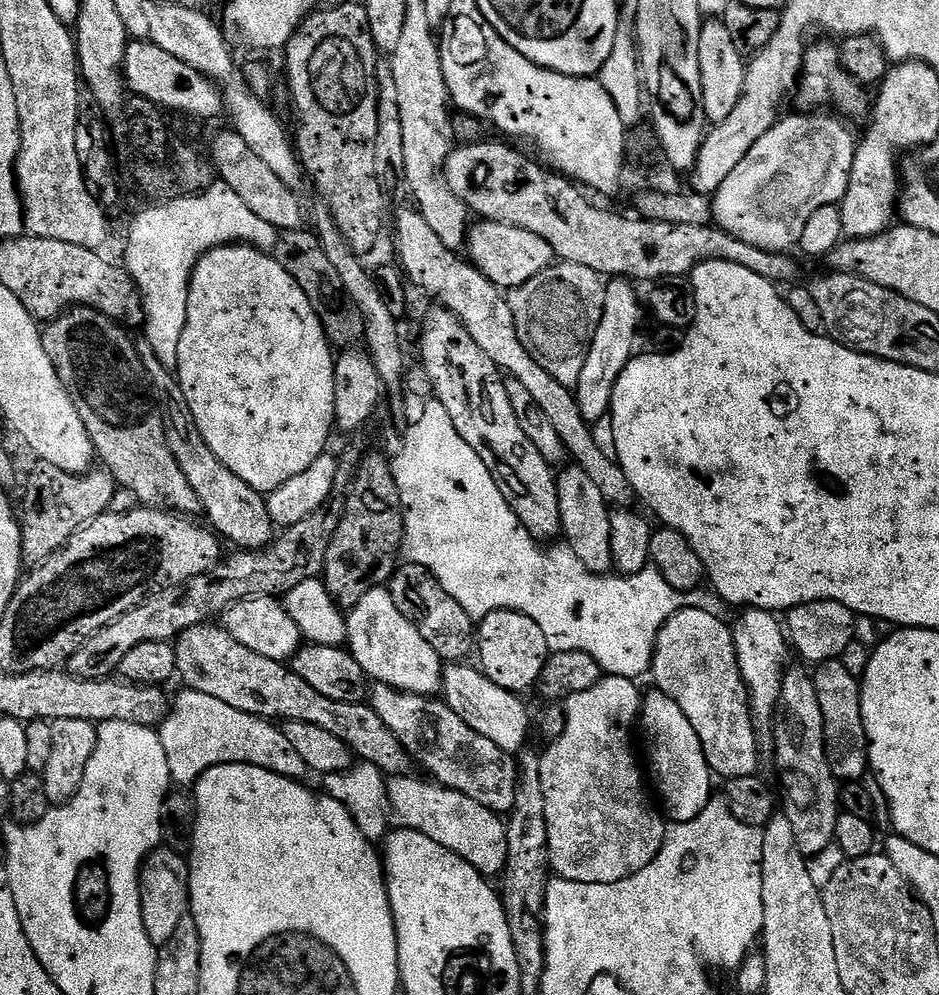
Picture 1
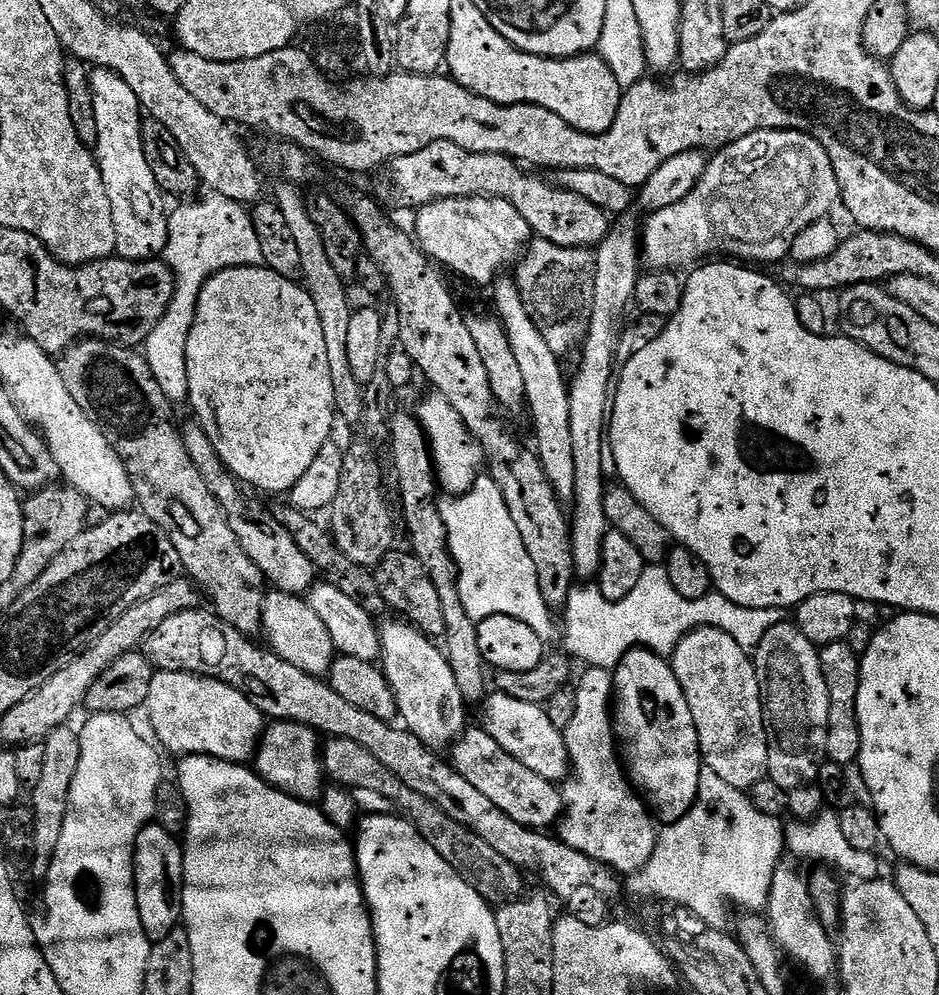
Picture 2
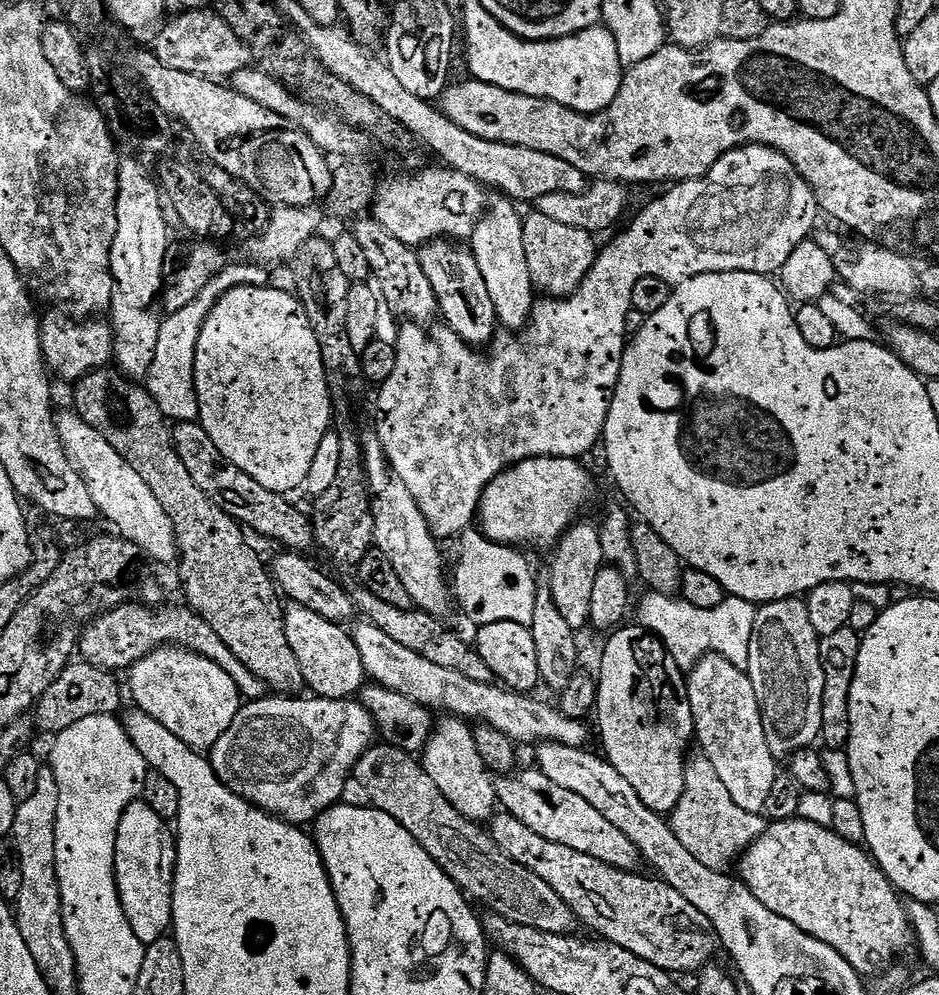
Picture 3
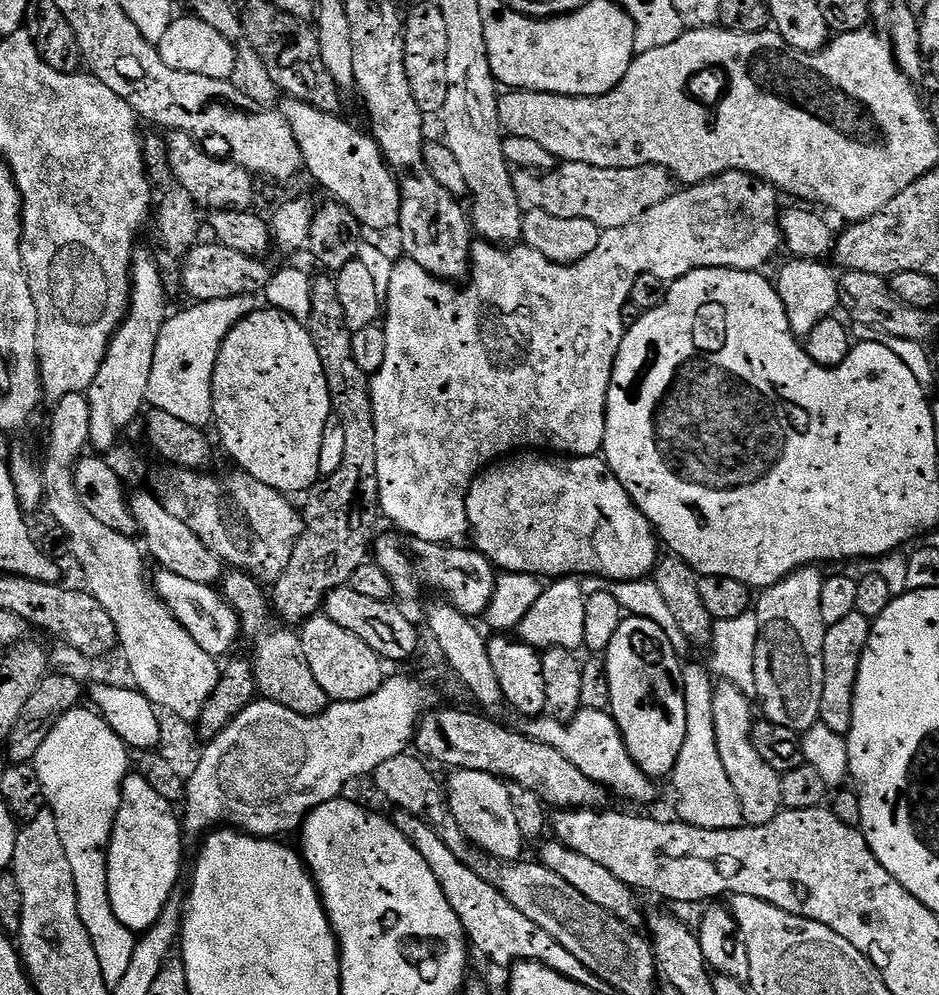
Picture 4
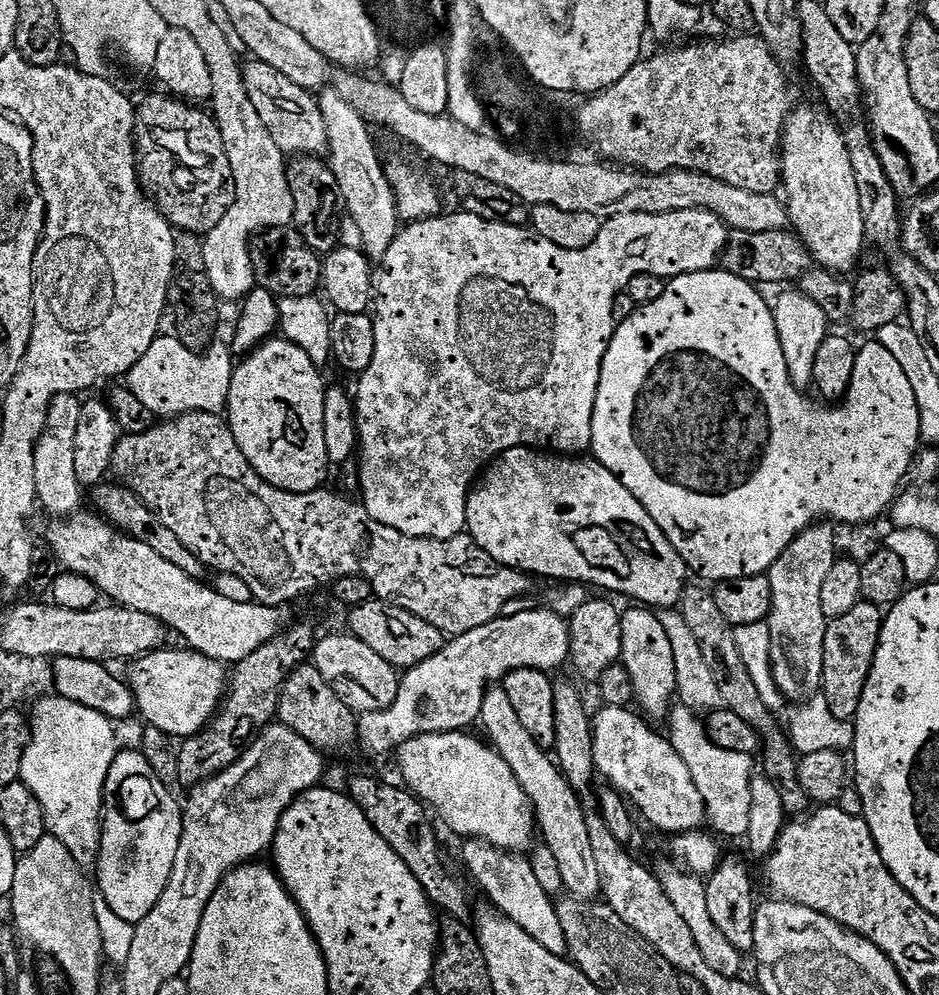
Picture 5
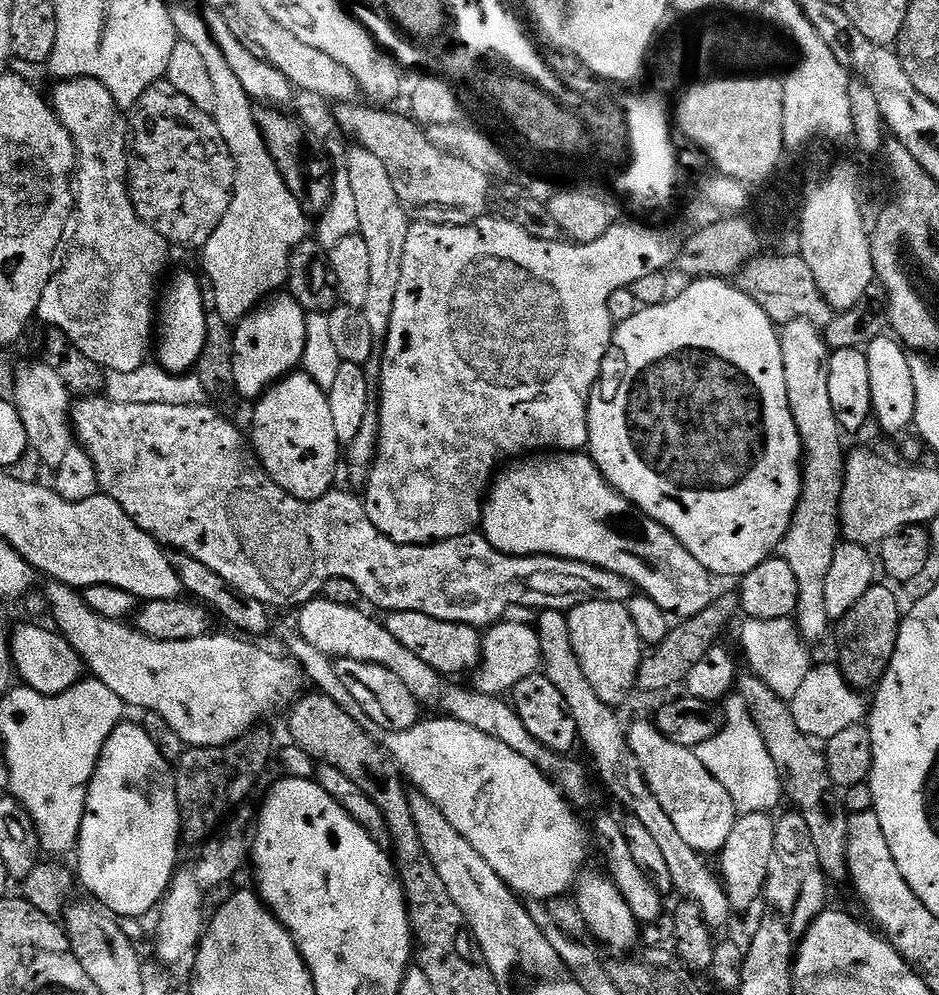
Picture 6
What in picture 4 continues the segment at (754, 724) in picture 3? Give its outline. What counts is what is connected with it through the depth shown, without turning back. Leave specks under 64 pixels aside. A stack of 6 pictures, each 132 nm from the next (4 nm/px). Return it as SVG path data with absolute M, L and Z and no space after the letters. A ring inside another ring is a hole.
M727 682L719 683L713 689L712 724L715 727L718 752L738 798L744 824L756 827L772 821L783 809L783 804L781 775L762 758L753 744L752 727L756 721L756 714L753 714L751 704L753 703L748 696Z

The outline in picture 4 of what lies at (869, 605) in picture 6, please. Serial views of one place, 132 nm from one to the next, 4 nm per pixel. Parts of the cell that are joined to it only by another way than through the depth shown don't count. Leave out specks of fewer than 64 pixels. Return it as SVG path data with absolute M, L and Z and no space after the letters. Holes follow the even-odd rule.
M851 612L842 618L842 622L827 625L824 634L824 685L822 686L822 706L820 723L825 724L840 736L847 737L854 722L854 690L858 682L858 670L862 654L868 645L872 633L872 621L861 612Z

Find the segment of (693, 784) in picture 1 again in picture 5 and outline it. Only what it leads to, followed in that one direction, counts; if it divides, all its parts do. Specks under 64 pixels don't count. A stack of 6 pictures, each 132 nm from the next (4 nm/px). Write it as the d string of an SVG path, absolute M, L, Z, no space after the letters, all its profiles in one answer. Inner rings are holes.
M632 606L620 617L622 626L622 650L620 651L624 668L632 679L632 694L635 703L640 703L639 711L645 717L669 715L676 696L674 651L666 636L662 623L655 611L644 606Z

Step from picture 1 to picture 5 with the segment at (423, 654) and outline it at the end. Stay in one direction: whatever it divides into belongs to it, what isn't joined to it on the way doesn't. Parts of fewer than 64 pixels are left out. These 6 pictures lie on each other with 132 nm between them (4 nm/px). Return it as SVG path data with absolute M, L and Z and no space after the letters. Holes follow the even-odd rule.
M465 839L464 864L470 875L476 879L476 884L485 892L492 907L497 908L503 916L518 922L538 946L550 950L550 954L567 957L568 943L566 933L562 930L562 922L558 922L557 901L542 890L538 878L534 875L531 859L527 855L515 852L505 852L502 848L495 848L484 840Z

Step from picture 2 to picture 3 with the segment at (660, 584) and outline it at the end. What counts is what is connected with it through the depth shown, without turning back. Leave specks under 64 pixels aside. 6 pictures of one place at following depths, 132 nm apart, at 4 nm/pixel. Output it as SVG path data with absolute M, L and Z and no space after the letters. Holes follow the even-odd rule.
M652 592L641 604L639 601L638 612L639 608L639 627L655 632L663 640L681 668L692 669L708 653L729 659L738 668L748 668L752 642L756 634L757 605L746 602L737 596L728 596L722 602L722 606L702 610L683 598L663 596Z

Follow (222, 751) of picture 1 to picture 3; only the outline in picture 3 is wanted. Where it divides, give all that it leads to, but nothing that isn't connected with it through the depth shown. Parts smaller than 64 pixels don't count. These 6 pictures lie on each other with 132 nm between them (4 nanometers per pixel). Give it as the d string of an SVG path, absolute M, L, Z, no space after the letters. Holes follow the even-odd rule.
M165 646L154 650L146 658L142 658L130 670L132 676L128 684L132 687L132 696L136 699L135 707L146 713L150 718L162 722L170 734L174 734L182 742L186 742L191 748L197 750L210 750L230 730L234 718L240 713L242 707L242 697L234 678L222 670L210 658L204 658L197 652L191 652L189 648L177 648L175 646Z

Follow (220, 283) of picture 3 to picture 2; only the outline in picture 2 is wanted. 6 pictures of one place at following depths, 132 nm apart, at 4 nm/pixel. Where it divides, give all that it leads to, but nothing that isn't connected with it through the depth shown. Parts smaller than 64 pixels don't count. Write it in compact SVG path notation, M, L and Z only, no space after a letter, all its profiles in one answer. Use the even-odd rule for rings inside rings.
M215 194L207 198L209 200L197 199L195 202L183 203L186 205L172 210L169 215L167 246L164 247L162 258L175 274L175 294L162 322L154 326L142 345L142 355L150 366L150 374L154 374L154 382L158 382L162 394L166 394L168 401L176 406L180 403L183 405L188 398L186 338L190 338L197 298L206 281L224 269L259 267L264 264L264 255L258 243L251 213L245 205L236 204Z

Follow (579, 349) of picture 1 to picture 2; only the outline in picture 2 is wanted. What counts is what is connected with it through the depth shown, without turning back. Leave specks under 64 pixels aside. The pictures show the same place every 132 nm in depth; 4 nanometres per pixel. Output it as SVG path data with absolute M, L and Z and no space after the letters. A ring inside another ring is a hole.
M539 238L529 243L528 251L515 269L514 279L520 286L528 311L542 332L542 338L546 338L546 346L550 346L550 350L554 350L558 357L567 357L567 352L575 353L588 337L588 327L592 321L589 309L594 298L595 269L596 258L589 249L563 248Z

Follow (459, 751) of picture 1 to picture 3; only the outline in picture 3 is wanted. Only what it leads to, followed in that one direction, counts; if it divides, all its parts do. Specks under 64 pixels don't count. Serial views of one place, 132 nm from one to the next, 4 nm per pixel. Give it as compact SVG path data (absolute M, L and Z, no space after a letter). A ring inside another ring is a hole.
M539 770L532 772L517 771L515 774L504 774L496 780L496 796L503 811L509 812L518 822L526 822L534 834L542 834L549 842L558 842L558 846L570 846L578 854L590 854L598 862L606 862L623 872L635 872L642 864L640 847L622 834L618 826L607 818L602 818L586 798L550 782L546 774Z

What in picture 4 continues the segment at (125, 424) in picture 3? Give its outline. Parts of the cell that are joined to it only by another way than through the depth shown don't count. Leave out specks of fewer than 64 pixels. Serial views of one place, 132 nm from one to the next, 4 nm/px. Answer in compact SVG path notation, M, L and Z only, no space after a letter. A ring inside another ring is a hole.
M232 570L222 580L222 595L236 611L243 635L249 636L256 647L254 671L259 695L270 702L278 702L278 706L286 706L286 710L294 710L294 714L316 716L325 712L330 703L326 690L318 686L318 678L310 671L299 635L274 615L265 585L247 572Z

